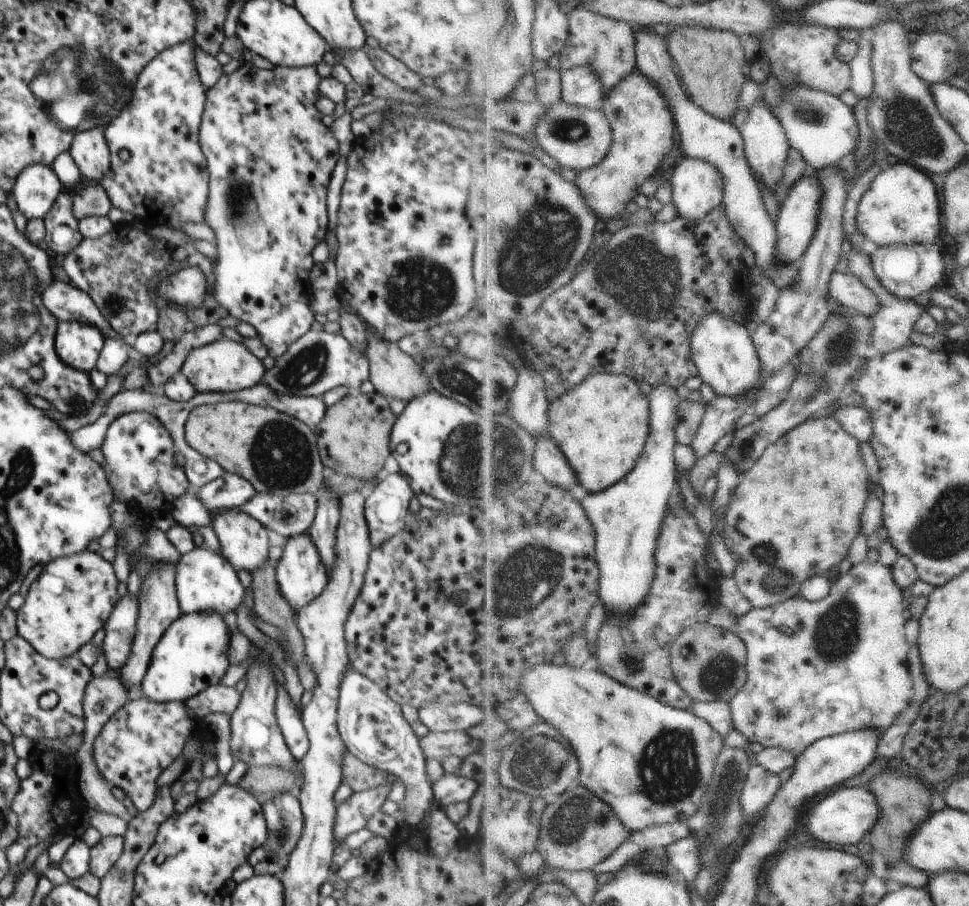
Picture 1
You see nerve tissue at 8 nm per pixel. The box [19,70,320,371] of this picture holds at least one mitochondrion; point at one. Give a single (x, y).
(235, 195)

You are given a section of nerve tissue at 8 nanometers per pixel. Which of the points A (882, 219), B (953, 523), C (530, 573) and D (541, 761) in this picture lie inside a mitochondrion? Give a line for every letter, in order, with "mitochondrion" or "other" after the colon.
A: other
B: mitochondrion
C: mitochondrion
D: mitochondrion

